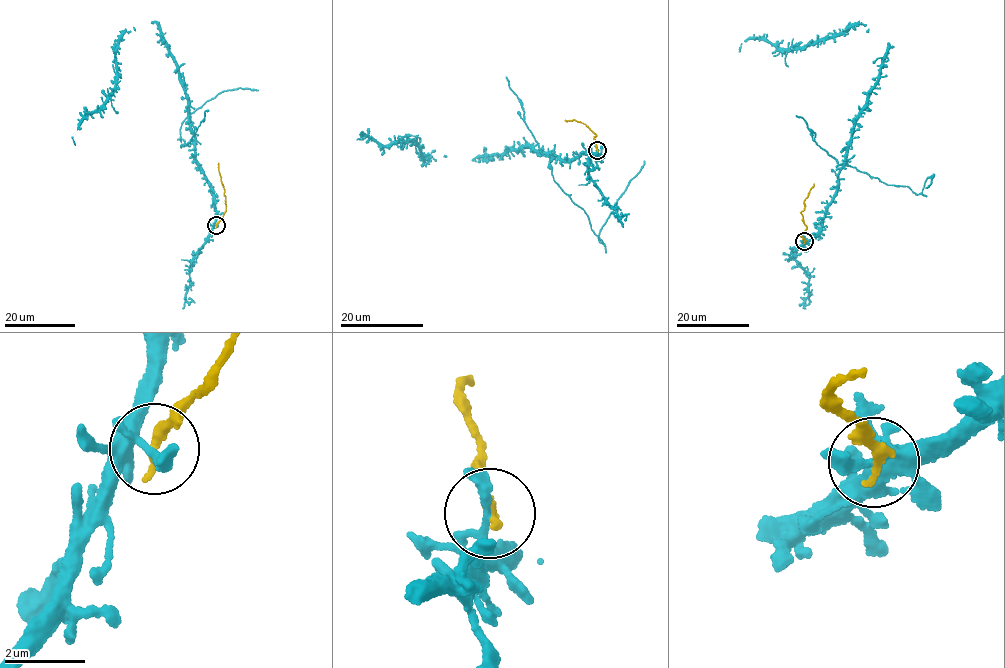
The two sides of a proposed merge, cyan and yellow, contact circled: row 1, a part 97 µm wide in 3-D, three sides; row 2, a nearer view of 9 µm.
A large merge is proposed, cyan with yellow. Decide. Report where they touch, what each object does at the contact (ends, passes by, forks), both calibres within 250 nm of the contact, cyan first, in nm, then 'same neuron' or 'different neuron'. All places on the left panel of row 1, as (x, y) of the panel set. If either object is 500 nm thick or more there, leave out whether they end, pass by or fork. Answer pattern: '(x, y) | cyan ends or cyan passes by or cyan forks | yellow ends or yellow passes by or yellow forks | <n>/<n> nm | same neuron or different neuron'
(216, 225) | cyan forks | yellow ends | 190/280 nm | different neuron

